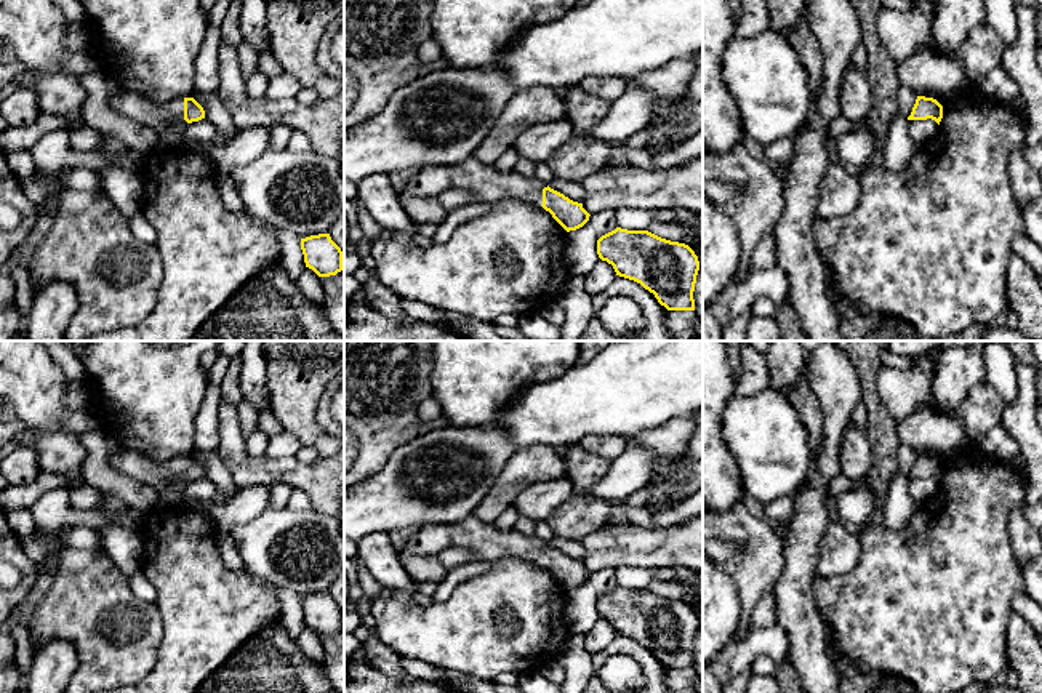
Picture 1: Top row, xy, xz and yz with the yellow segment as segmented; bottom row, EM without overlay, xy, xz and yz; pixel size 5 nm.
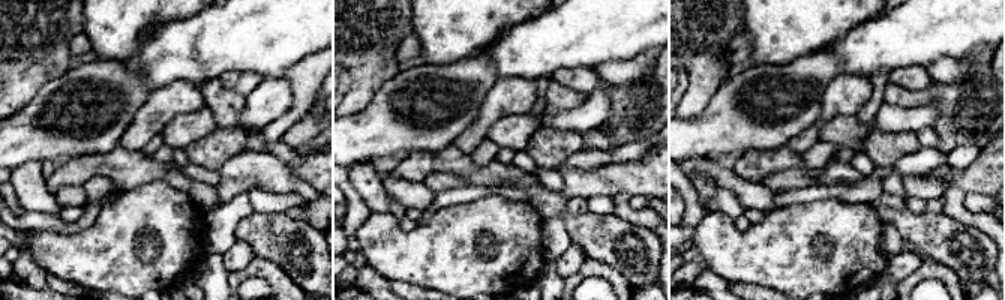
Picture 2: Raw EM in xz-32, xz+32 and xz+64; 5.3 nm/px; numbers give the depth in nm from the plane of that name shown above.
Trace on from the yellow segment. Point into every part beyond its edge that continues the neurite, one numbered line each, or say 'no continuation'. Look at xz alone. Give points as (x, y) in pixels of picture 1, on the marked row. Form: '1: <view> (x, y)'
1: xz (484, 181)

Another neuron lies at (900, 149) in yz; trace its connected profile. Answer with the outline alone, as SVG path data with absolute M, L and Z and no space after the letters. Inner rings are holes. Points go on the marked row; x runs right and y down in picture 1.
M896 112L890 122L888 138L884 149L884 170L901 173L908 168L919 146L911 139L908 131L909 120Z

